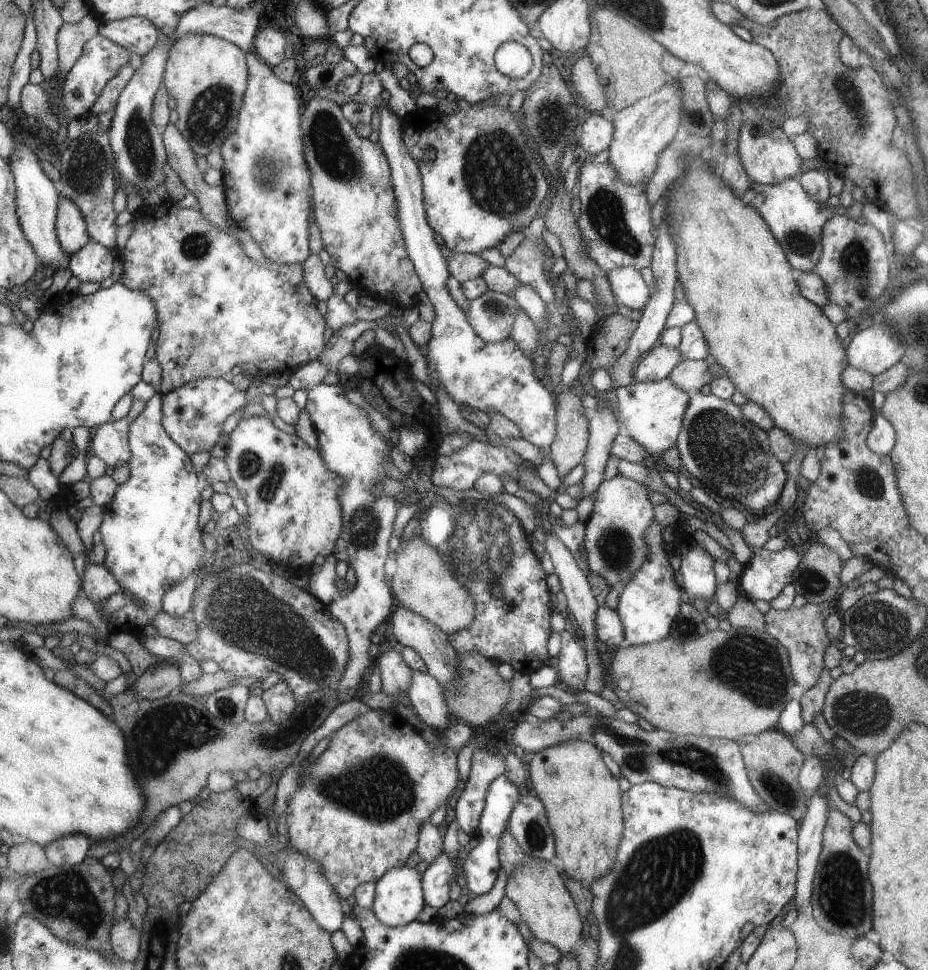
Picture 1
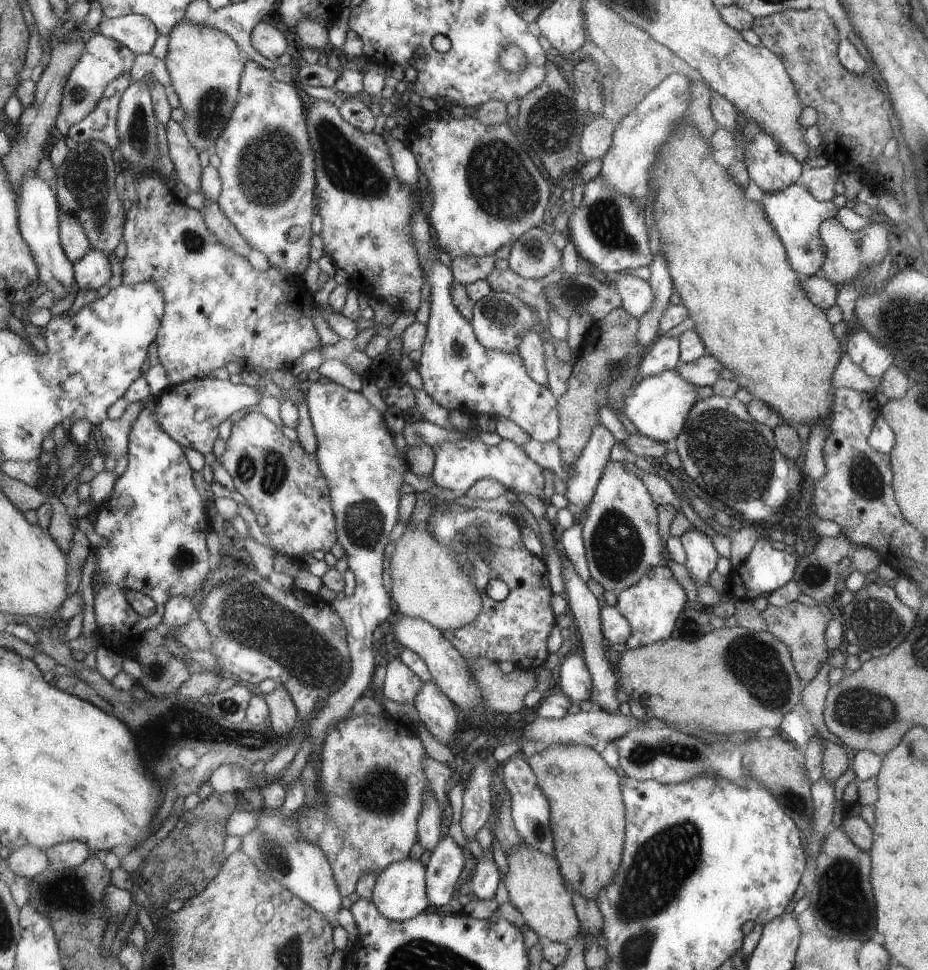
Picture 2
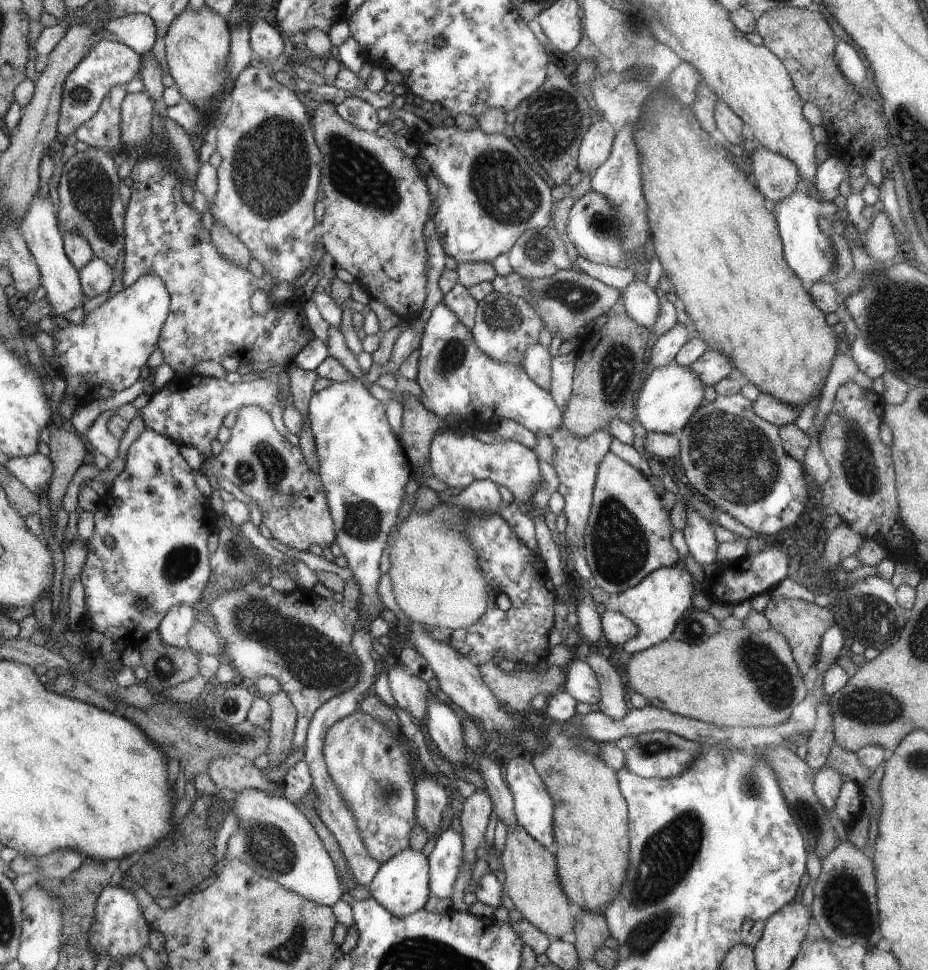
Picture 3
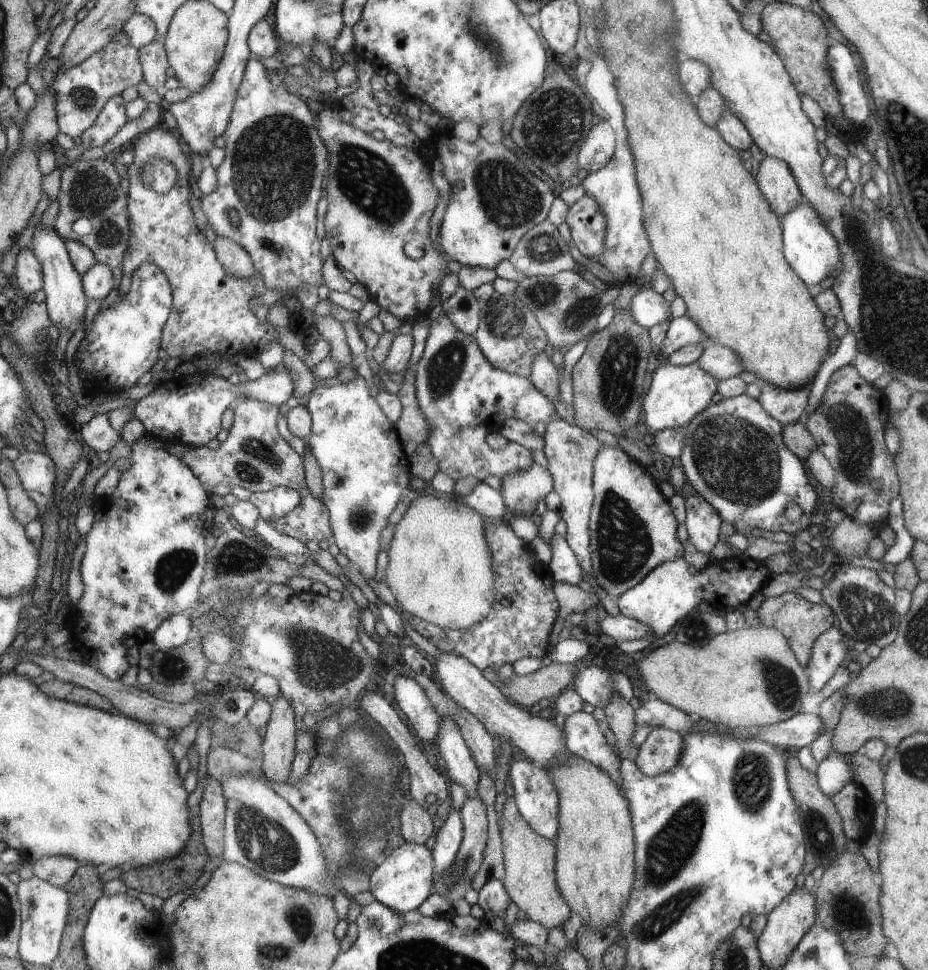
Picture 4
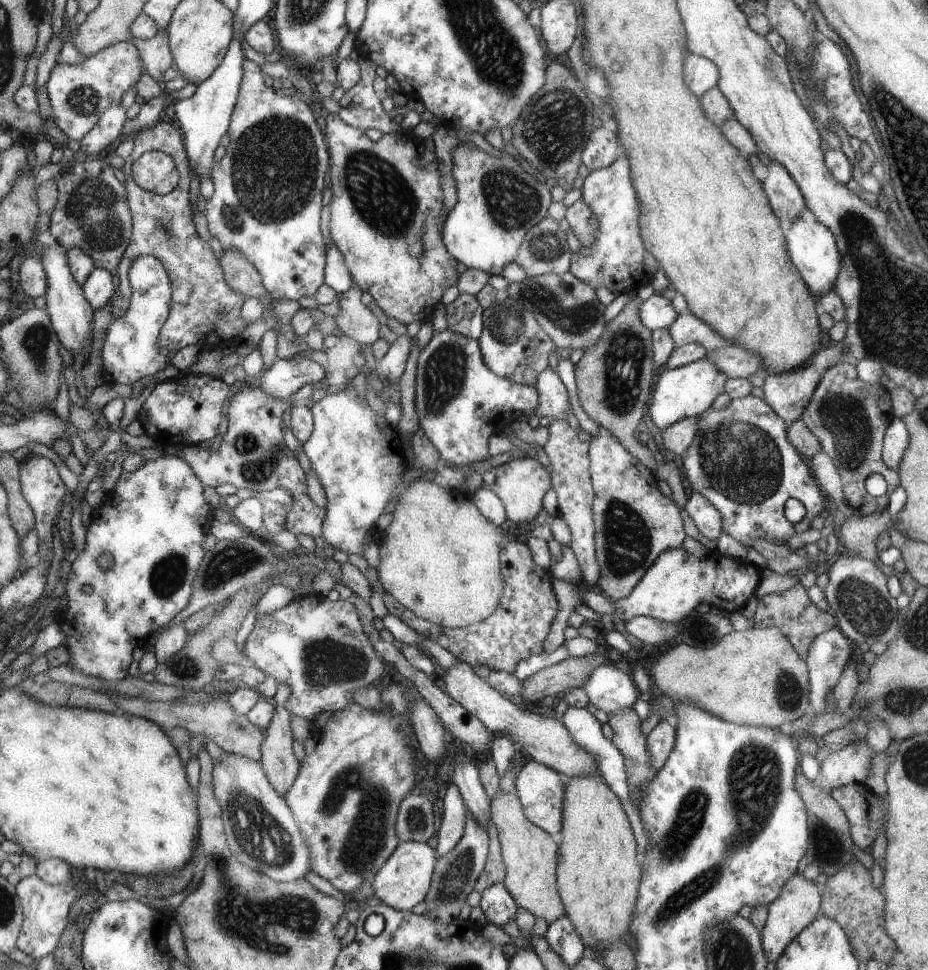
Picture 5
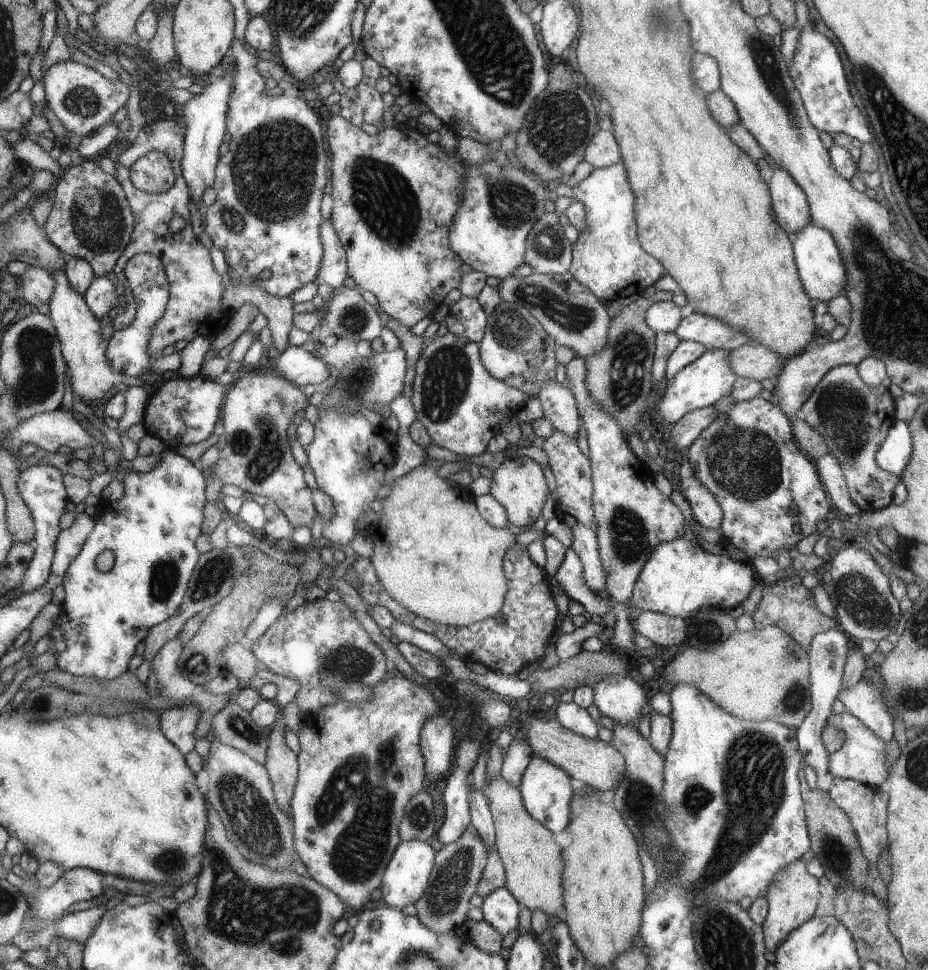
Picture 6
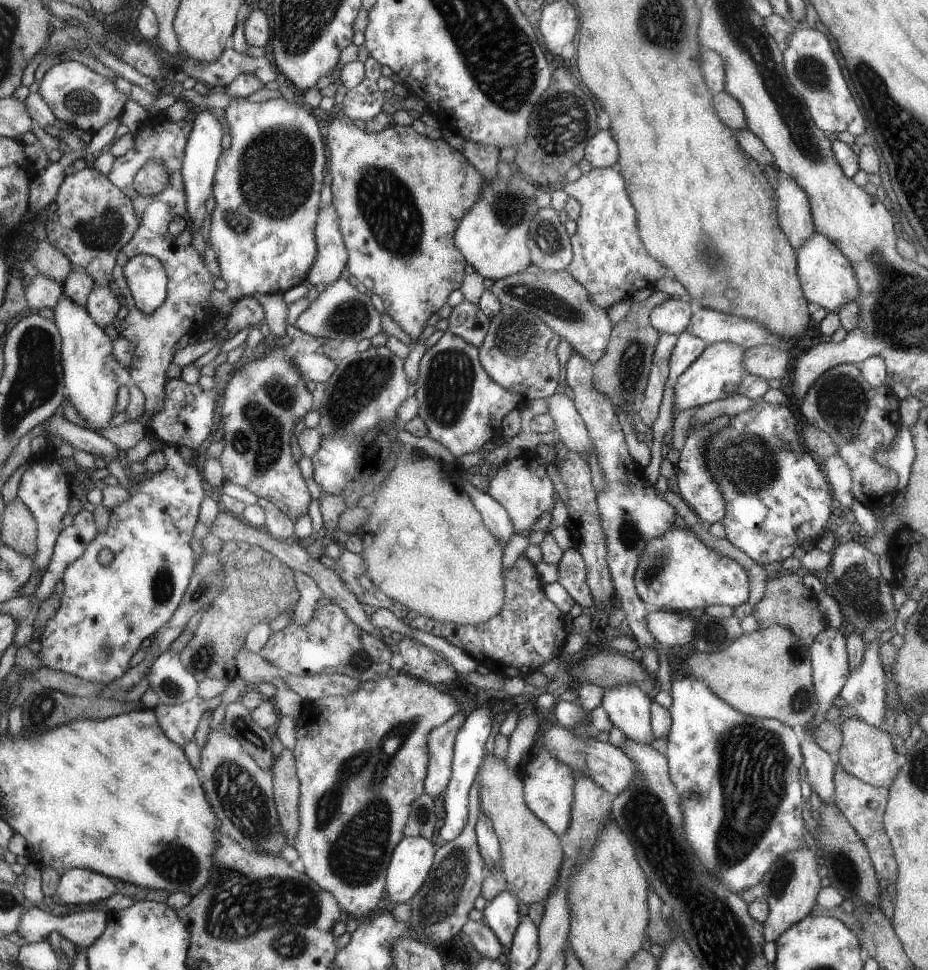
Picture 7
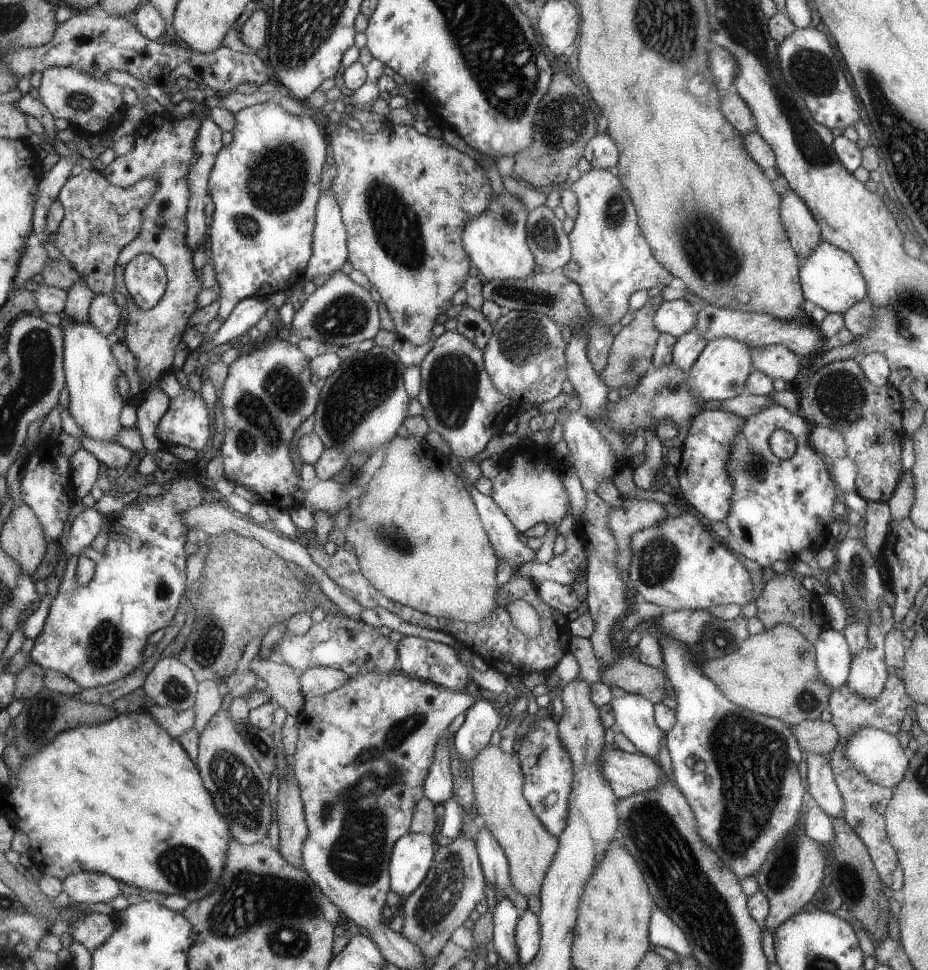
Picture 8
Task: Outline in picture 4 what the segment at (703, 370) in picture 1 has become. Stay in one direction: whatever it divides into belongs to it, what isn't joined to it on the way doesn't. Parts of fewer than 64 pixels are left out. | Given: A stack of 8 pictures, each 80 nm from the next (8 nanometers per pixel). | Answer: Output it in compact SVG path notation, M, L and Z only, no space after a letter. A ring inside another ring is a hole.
M708 343L696 363L717 380L738 376L743 371L740 358L730 349Z

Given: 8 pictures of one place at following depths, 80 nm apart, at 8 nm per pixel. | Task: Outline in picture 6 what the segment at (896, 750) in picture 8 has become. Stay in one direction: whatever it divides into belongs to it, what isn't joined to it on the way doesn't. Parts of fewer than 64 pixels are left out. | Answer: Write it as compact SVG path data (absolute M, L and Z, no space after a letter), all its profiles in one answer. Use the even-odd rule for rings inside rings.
M847 711L841 712L841 714L832 713L825 720L824 726L835 727L842 730L845 735L845 740L840 749L829 753L827 756L827 775L830 778L859 781L860 784L870 785L871 787L884 787L888 770L892 765L885 762L884 742Z

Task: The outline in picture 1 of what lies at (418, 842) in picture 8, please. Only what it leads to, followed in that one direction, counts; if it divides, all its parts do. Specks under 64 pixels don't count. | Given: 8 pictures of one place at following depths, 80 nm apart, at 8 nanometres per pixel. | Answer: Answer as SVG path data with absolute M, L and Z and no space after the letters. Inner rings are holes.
M407 865L393 867L374 882L371 909L384 925L397 927L417 918L423 908L421 874Z

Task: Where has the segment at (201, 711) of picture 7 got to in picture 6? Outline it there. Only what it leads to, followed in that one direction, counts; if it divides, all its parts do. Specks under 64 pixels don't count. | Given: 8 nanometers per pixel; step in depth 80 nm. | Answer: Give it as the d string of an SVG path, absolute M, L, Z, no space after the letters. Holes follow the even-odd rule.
M195 702L175 706L160 716L163 733L186 755L195 748L195 730L199 722L199 708Z

